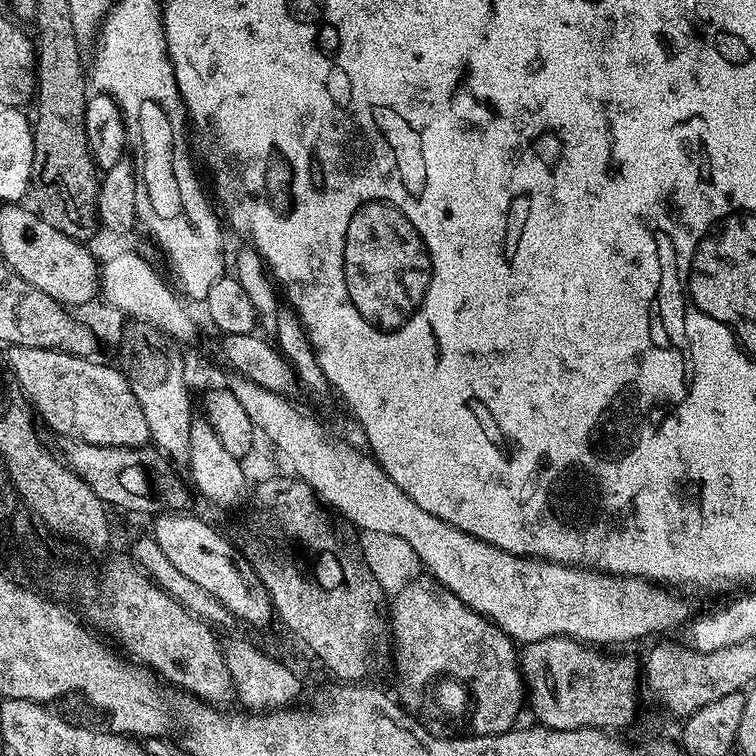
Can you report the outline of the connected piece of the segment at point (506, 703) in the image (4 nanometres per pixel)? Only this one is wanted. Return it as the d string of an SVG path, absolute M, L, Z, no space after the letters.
M417 578L394 596L392 620L390 616L390 640L396 643L396 664L413 672L419 678L426 674L446 671L450 677L461 676L466 686L471 685L476 693L476 715L470 724L471 731L478 736L501 736L517 727L520 707L526 704L524 678L520 675L518 648L512 639L492 621L466 606L455 596L437 586L431 579Z

